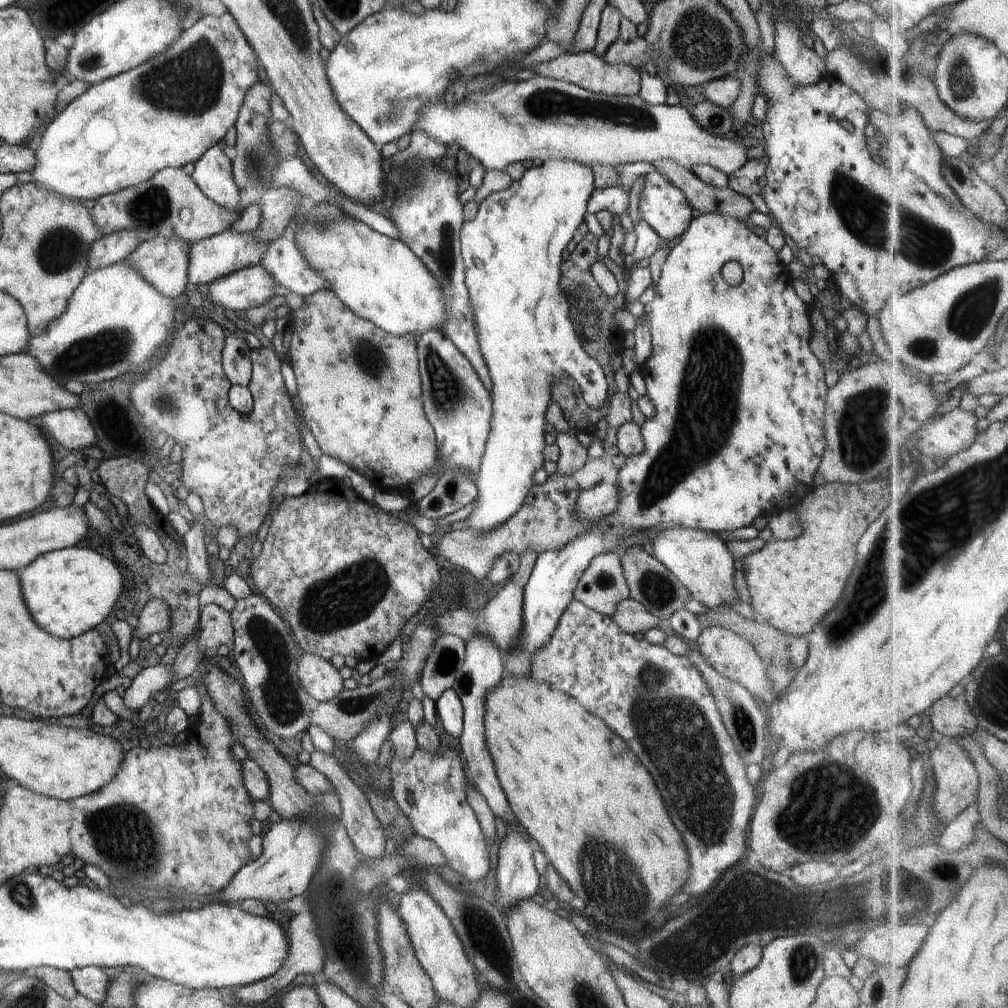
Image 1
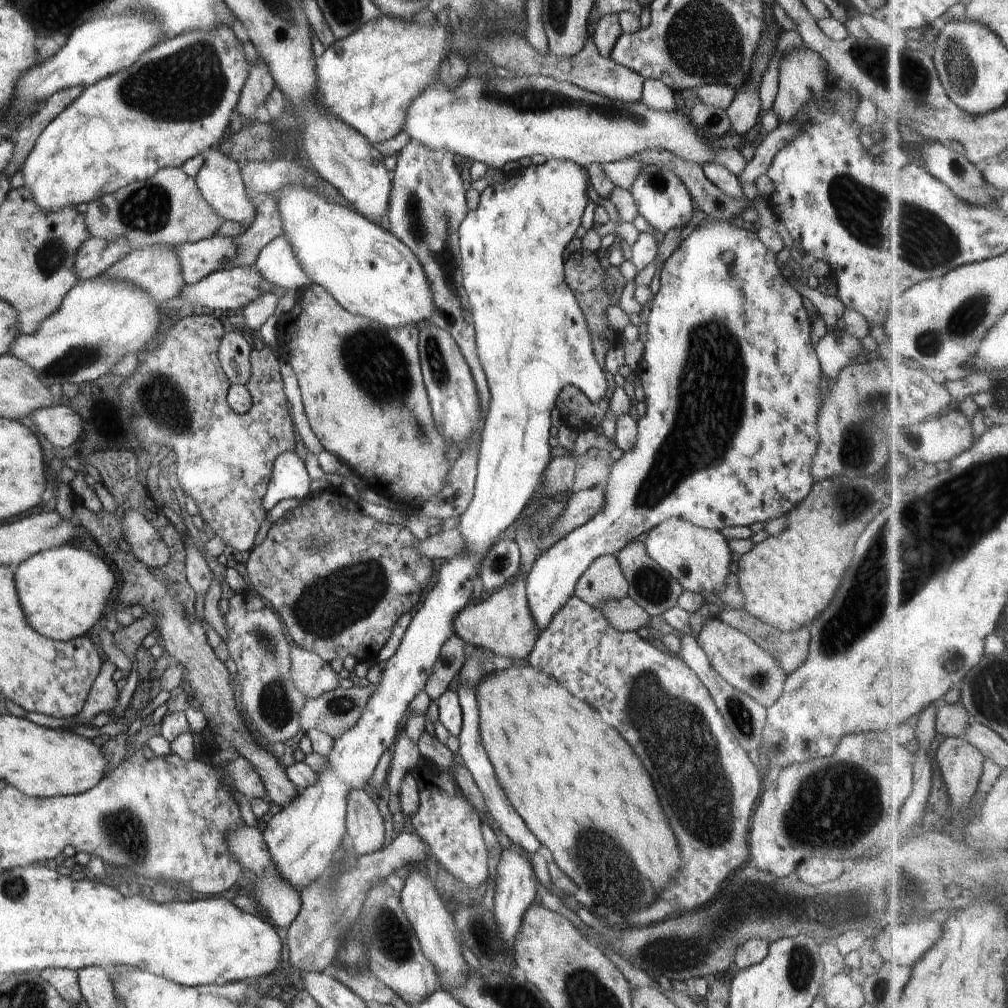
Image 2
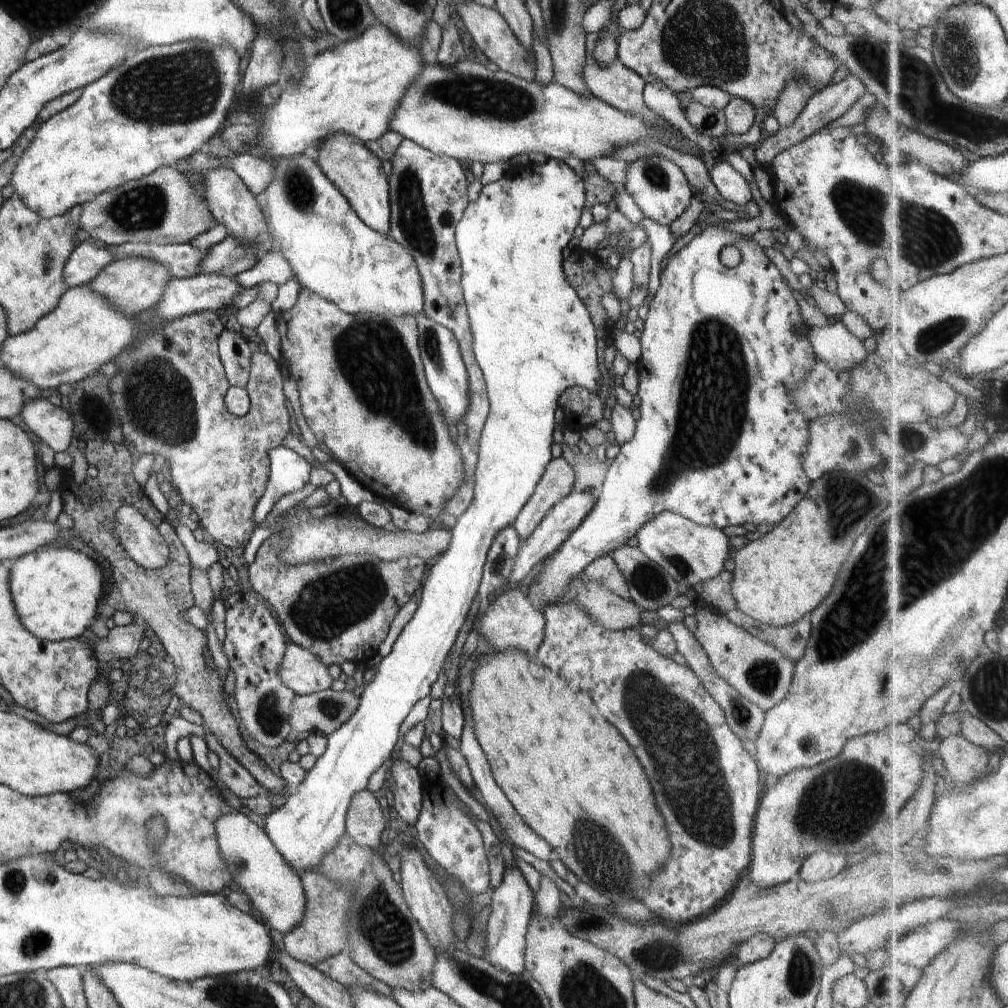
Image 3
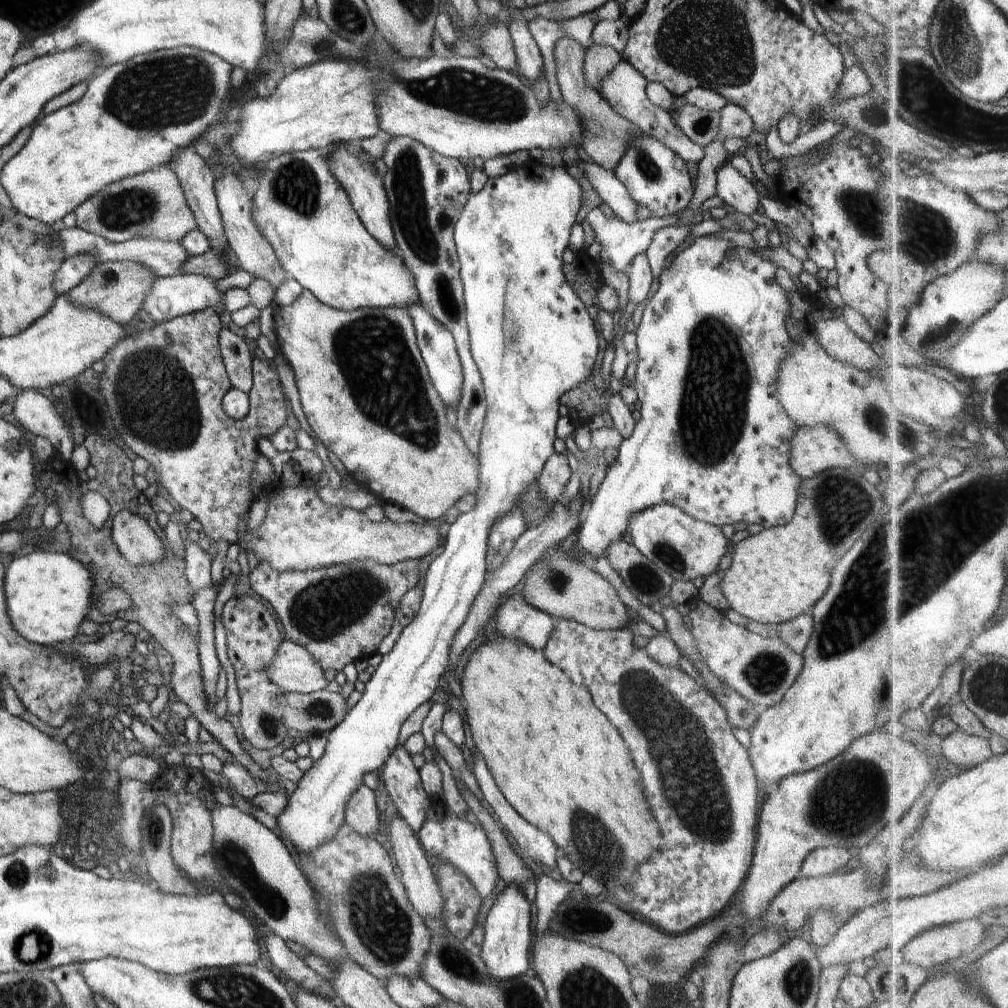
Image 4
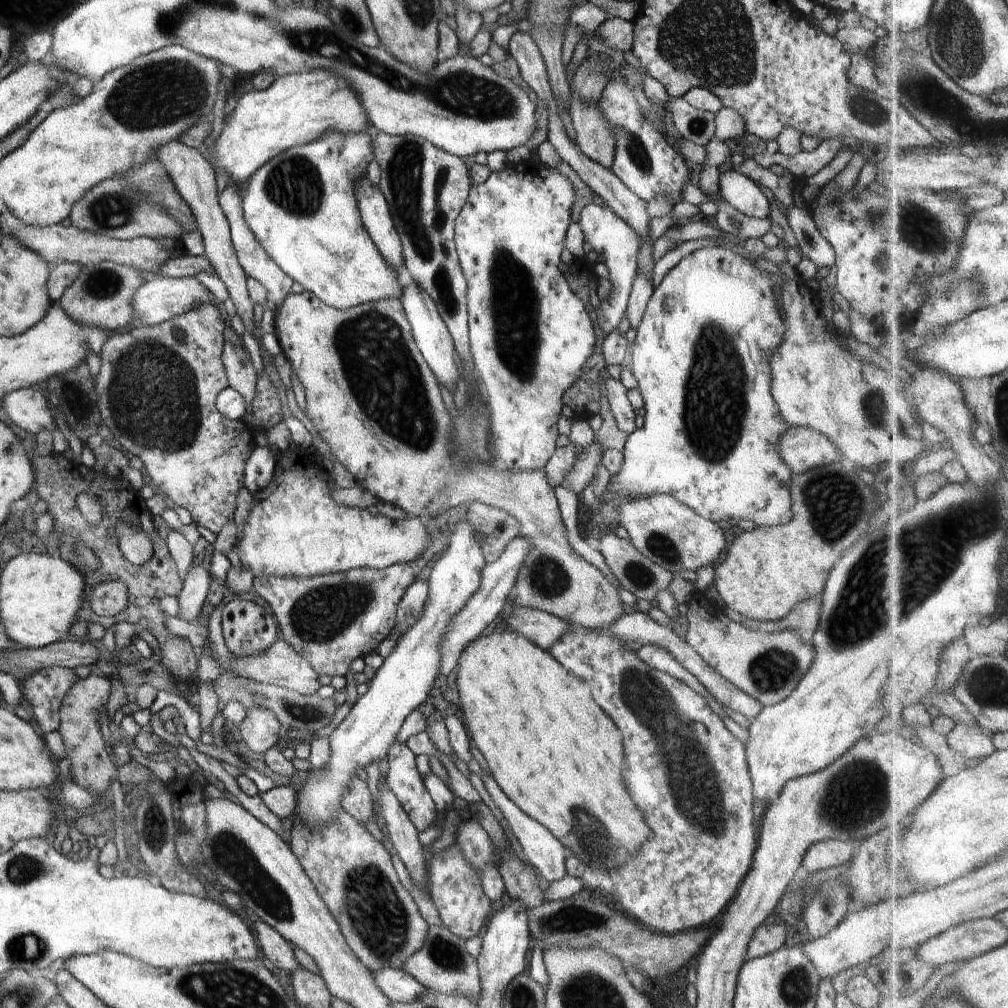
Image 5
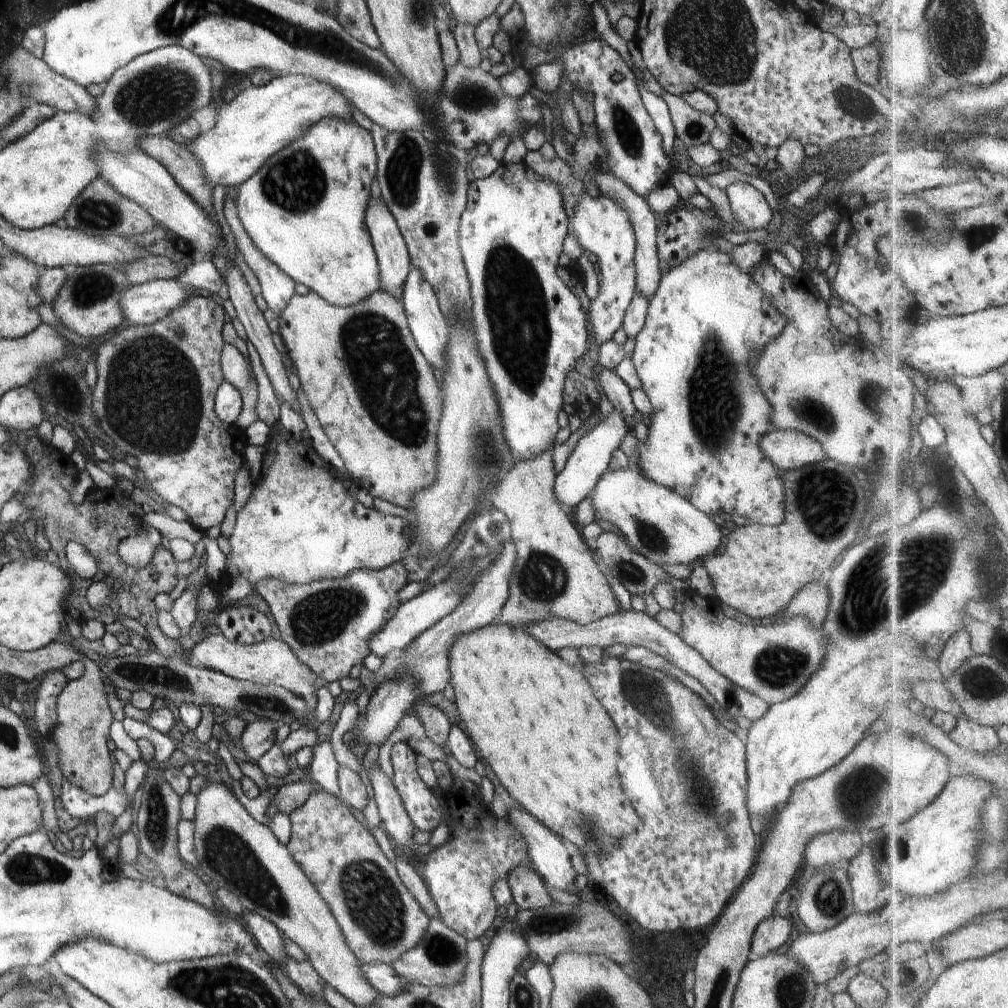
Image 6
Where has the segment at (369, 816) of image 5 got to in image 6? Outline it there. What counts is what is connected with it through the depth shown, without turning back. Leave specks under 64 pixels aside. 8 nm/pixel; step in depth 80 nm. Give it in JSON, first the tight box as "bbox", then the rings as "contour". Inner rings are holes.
{"bbox":[336,765,370,812],"contour":[[[339,765],[337,777],[339,778],[339,793],[336,798],[348,808],[354,808],[354,810],[362,812],[366,808],[370,797],[366,786],[360,779],[360,775],[346,765]]]}

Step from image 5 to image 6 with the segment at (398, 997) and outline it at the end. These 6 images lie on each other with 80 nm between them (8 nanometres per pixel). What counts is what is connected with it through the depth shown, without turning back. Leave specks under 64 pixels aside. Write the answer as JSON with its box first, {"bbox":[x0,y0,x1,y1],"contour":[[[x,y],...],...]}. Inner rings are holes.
{"bbox":[361,963,409,997],"contour":[[[361,963],[364,978],[377,990],[380,995],[397,997],[409,983],[402,975],[398,975],[392,965],[384,963]]]}

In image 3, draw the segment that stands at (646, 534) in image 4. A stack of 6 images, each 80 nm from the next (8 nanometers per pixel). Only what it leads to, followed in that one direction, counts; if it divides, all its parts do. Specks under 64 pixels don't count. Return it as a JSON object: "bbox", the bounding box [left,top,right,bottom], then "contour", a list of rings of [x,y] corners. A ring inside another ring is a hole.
{"bbox":[633,511,732,589],"contour":[[[666,511],[642,526],[633,543],[651,561],[661,566],[679,584],[680,588],[690,589],[698,582],[704,583],[706,580],[716,578],[724,570],[724,562],[732,556],[732,548],[728,540],[729,538],[720,529],[699,525],[682,515]]]}

